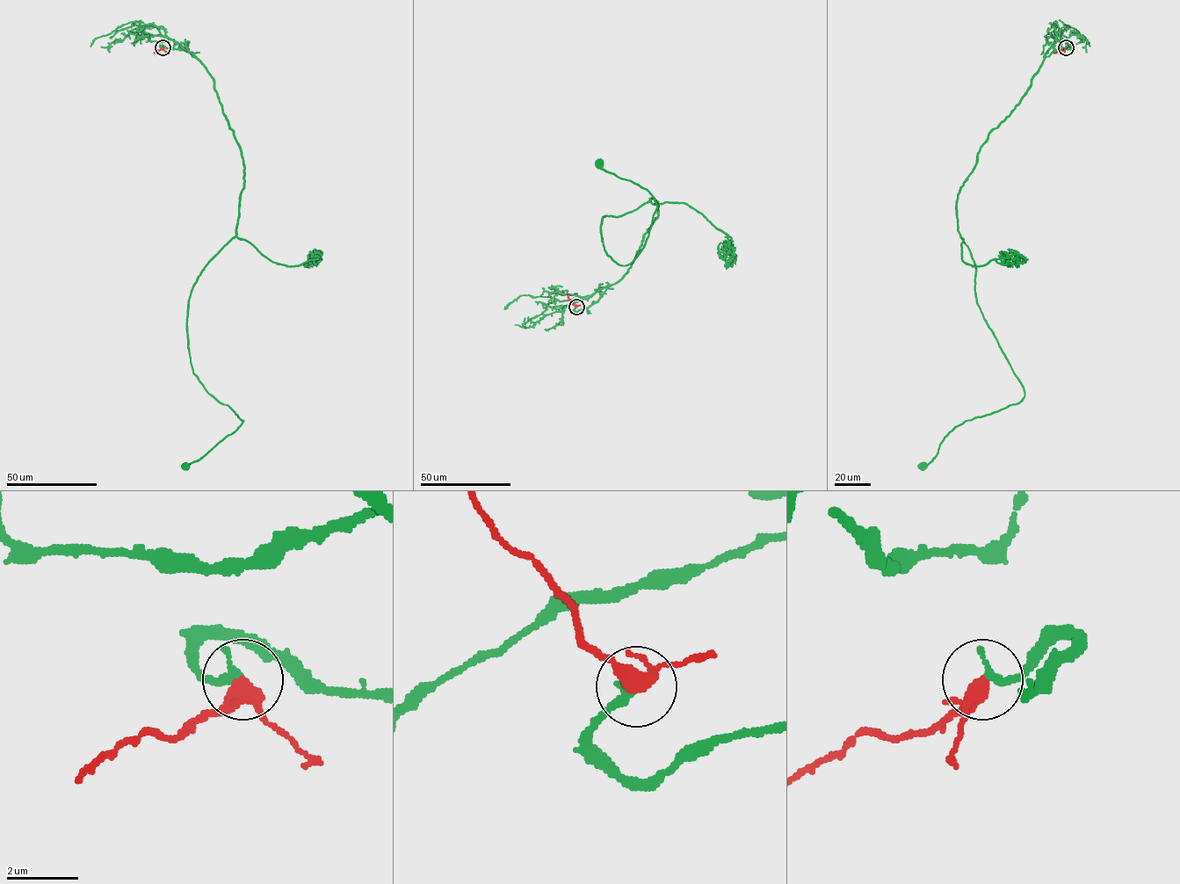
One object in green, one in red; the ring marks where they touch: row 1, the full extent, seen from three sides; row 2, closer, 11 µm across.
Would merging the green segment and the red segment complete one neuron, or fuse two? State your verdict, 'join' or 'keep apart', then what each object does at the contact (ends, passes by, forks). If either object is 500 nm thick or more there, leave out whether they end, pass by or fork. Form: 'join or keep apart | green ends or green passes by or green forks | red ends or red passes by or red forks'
join | green ends | red forks

